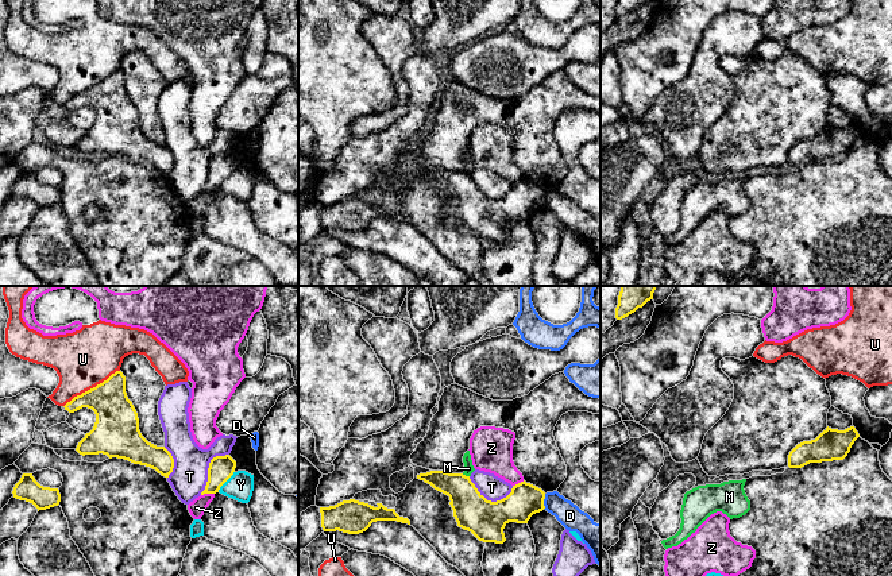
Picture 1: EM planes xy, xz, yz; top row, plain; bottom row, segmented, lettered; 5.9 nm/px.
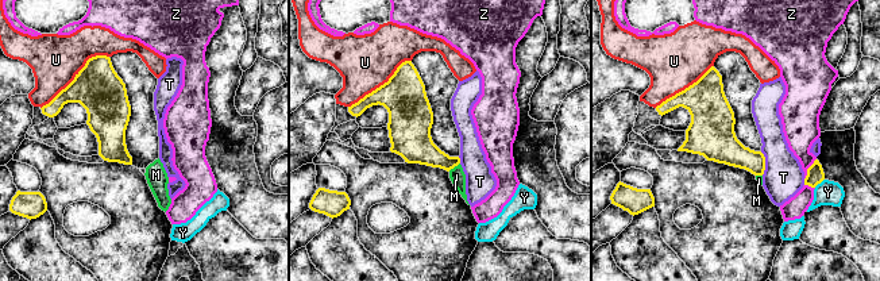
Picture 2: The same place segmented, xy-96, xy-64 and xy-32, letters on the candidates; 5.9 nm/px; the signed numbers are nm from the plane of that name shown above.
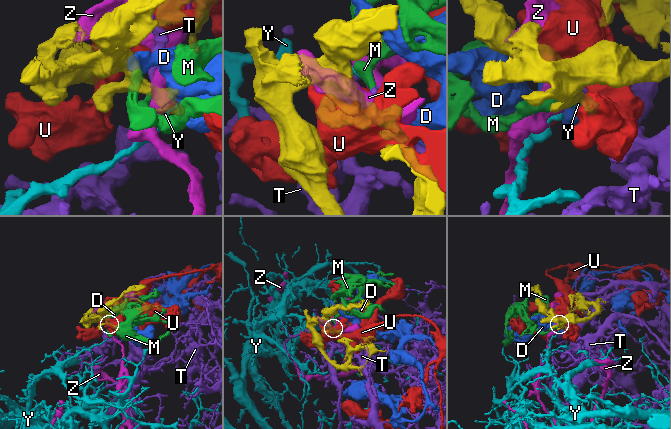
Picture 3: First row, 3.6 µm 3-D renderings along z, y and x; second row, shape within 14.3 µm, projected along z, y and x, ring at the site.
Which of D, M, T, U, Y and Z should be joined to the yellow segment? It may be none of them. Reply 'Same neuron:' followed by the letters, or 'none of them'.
Same neuron: M

